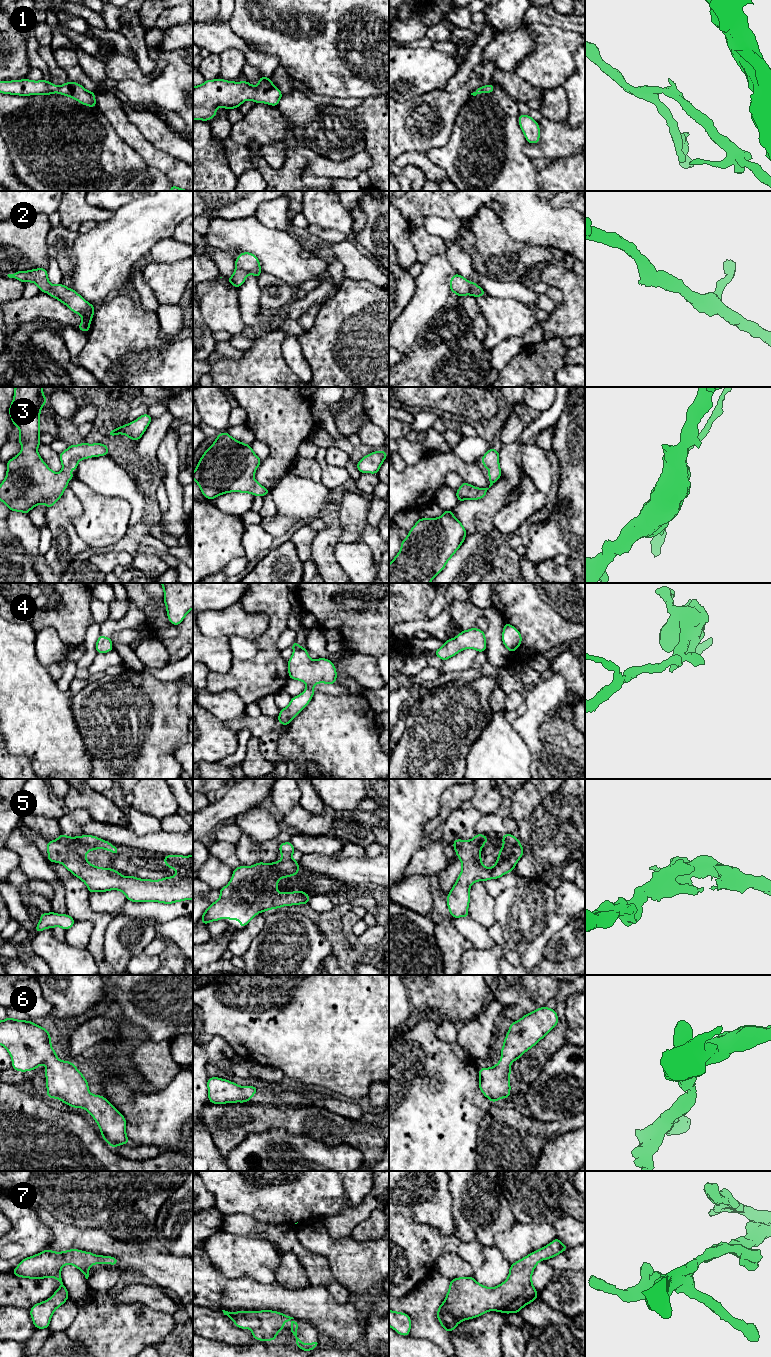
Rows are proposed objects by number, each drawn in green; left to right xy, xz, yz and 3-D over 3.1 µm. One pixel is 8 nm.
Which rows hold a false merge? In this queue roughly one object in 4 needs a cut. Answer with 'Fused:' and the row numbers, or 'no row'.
Fused: no row

